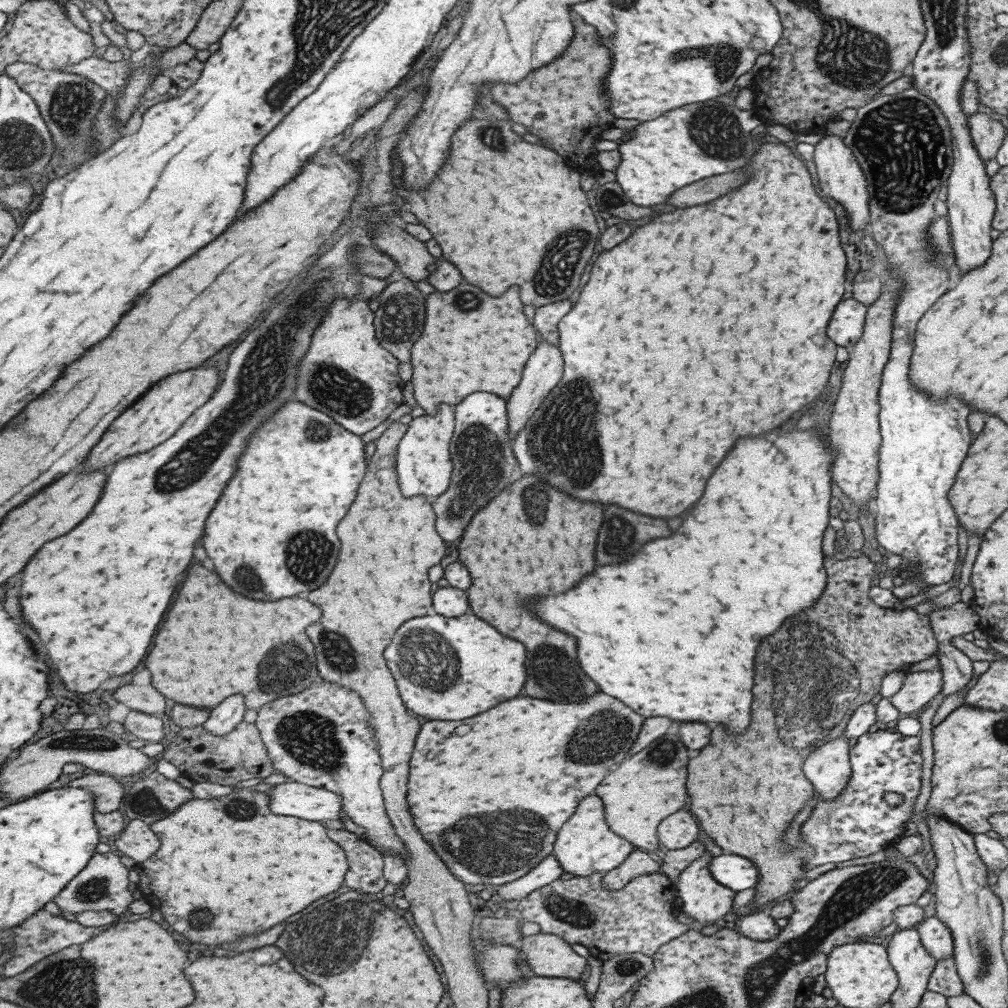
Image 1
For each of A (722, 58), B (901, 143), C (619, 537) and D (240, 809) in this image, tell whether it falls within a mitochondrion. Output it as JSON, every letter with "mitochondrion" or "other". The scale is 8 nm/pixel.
{"A":"mitochondrion","B":"mitochondrion","C":"mitochondrion","D":"mitochondrion"}

